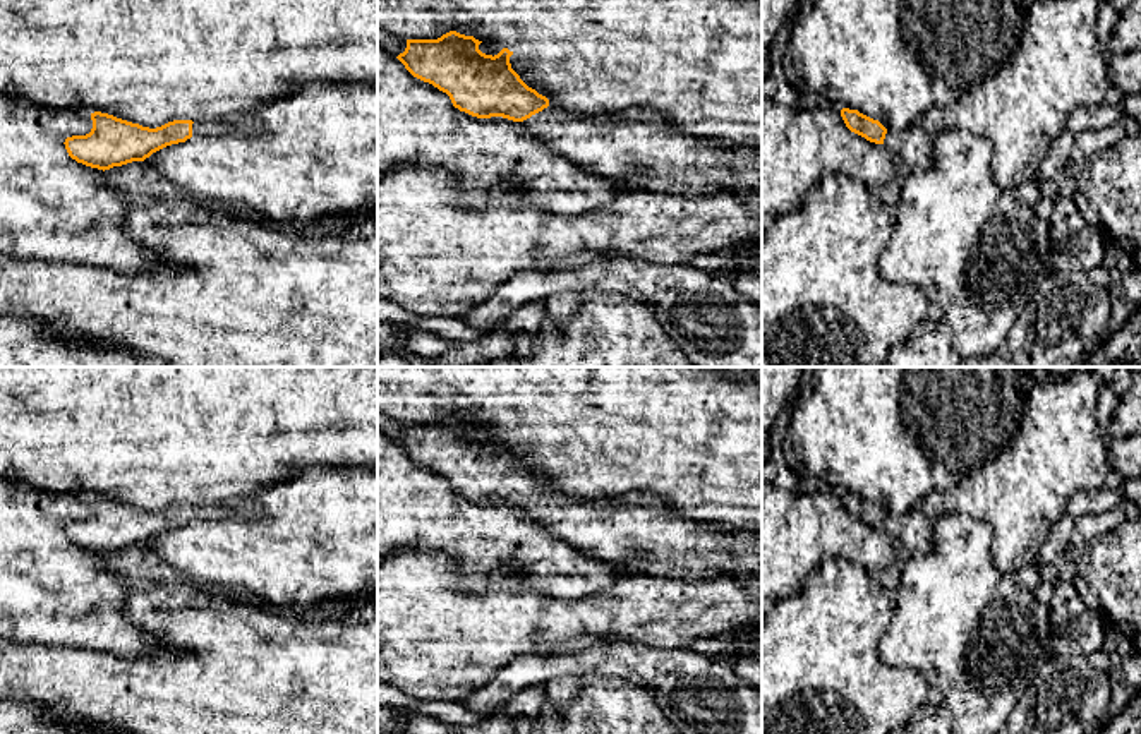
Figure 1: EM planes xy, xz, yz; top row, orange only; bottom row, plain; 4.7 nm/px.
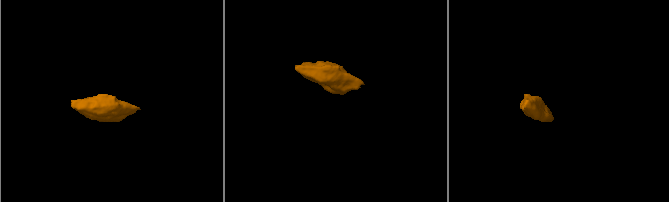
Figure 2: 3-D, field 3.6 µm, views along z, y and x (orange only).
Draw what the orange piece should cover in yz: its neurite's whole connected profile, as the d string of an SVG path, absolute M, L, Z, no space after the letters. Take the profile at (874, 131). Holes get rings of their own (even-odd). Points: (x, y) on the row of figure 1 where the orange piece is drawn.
M842 108L841 117L851 132L870 142L885 144L913 170L928 170L933 165L932 132L921 120L904 130L887 130L878 120L858 110Z

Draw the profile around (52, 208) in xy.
M0 94L0 254L89 264L124 274L153 273L160 259L127 233L124 226L127 204L106 185L105 171L77 163L65 149L67 137L86 135L91 129L91 115L81 110L38 108Z

